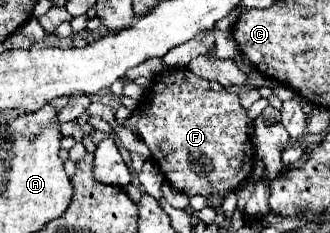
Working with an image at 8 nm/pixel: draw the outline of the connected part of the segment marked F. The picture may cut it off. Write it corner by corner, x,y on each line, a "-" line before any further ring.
188,68
156,78
148,94
148,108
134,110
132,118
126,122
126,128
134,130
146,142
166,180
188,198
196,194
204,198
220,194
220,204
214,204
214,208
220,208
224,198
250,176
250,136
246,128
246,110
242,108
238,94
226,92
214,80
198,78

